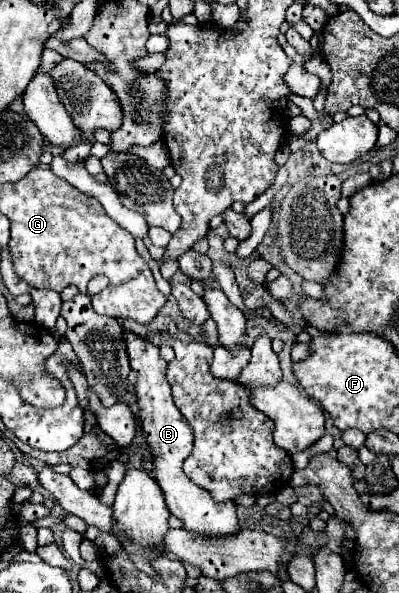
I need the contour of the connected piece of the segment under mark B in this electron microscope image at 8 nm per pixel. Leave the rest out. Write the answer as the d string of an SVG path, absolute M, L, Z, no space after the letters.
M125 333L127 343L127 355L131 369L137 375L135 383L135 395L137 395L137 407L139 407L139 423L143 437L153 453L153 477L159 483L161 491L165 493L167 509L183 521L183 529L205 535L205 537L229 537L237 535L241 531L239 519L237 519L237 505L235 501L223 501L217 503L203 487L197 487L185 473L183 473L183 455L191 455L193 449L193 431L189 423L183 419L179 409L175 407L171 399L171 387L165 379L167 363L159 357L159 347L151 345L149 341Z

